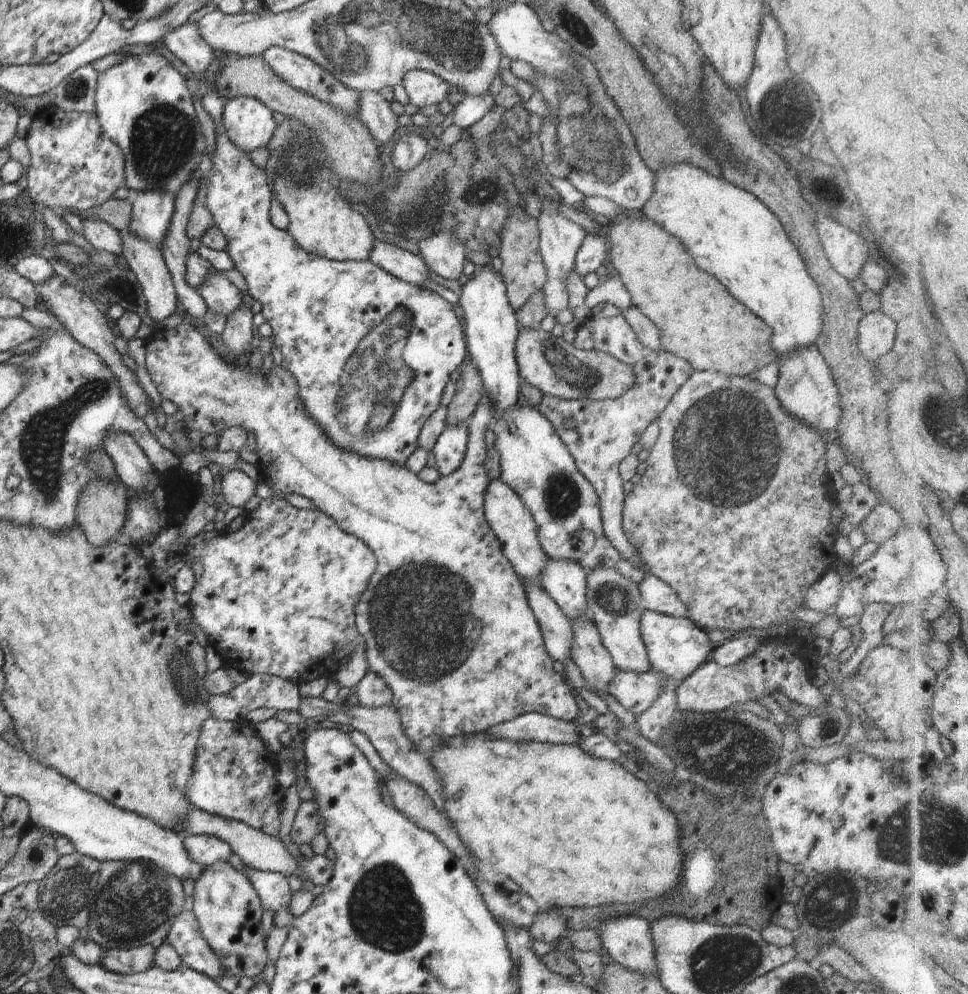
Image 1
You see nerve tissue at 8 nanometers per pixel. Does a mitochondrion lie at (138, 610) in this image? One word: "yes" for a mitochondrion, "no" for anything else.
no

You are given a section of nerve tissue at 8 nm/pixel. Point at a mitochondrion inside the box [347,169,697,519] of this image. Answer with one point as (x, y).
(411, 219)

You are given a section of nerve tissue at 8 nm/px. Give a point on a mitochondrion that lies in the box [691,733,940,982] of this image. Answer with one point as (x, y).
(833, 903)

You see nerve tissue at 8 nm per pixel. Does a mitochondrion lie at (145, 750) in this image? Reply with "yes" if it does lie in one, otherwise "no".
no

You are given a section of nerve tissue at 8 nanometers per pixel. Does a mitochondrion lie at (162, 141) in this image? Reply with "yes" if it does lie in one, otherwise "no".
yes

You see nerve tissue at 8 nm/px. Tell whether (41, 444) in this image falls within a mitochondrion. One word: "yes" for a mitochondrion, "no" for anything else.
yes

